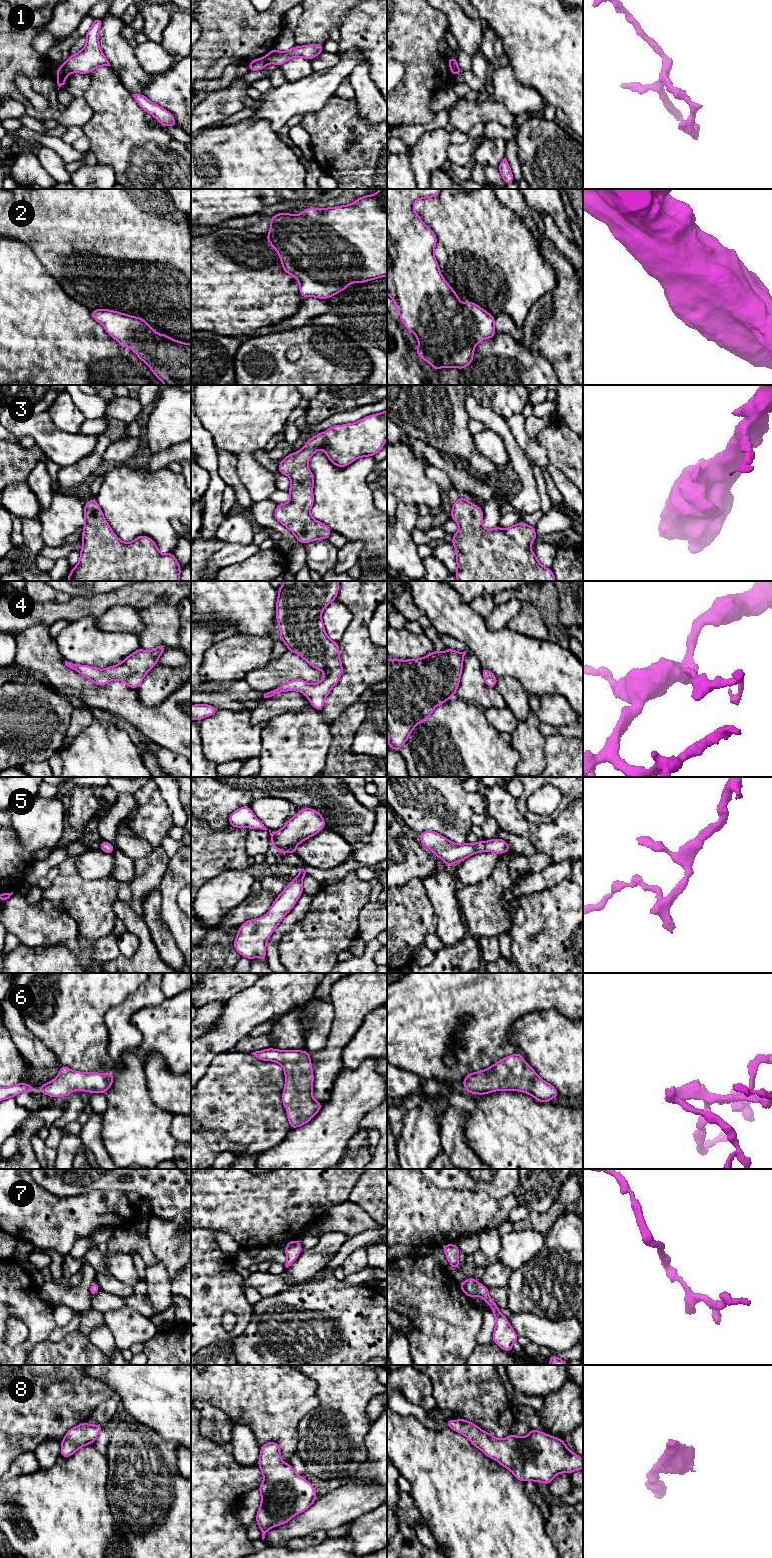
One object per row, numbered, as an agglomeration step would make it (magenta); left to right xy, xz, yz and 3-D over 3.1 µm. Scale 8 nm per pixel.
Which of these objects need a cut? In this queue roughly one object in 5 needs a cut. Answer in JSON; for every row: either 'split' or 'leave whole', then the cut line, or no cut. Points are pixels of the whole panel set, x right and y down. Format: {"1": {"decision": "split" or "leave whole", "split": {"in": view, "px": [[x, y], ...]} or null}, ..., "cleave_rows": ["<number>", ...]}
{"1": {"decision": "split", "split": {"in": "xy", "px": [[64, 64], [70, 72]]}}, "2": {"decision": "leave whole", "split": null}, "3": {"decision": "leave whole", "split": null}, "4": {"decision": "leave whole", "split": null}, "5": {"decision": "leave whole", "split": null}, "6": {"decision": "leave whole", "split": null}, "7": {"decision": "leave whole", "split": null}, "8": {"decision": "leave whole", "split": null}, "cleave_rows": ["1"]}

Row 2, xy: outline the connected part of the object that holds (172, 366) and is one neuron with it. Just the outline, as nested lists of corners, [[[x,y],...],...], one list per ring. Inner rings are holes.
[[[114,310],[91,311],[121,348],[129,346],[165,385],[191,385],[191,344],[157,334],[140,317]]]

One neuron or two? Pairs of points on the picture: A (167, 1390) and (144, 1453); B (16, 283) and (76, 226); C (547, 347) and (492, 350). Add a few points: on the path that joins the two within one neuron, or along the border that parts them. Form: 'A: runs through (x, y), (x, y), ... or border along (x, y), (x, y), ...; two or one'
A: border along (133, 1420), (147, 1425), (166, 1440), (173, 1442); two
B: border along (24, 243), (54, 279); two
C: border along (520, 342), (527, 349), (538, 351), (547, 359); two

